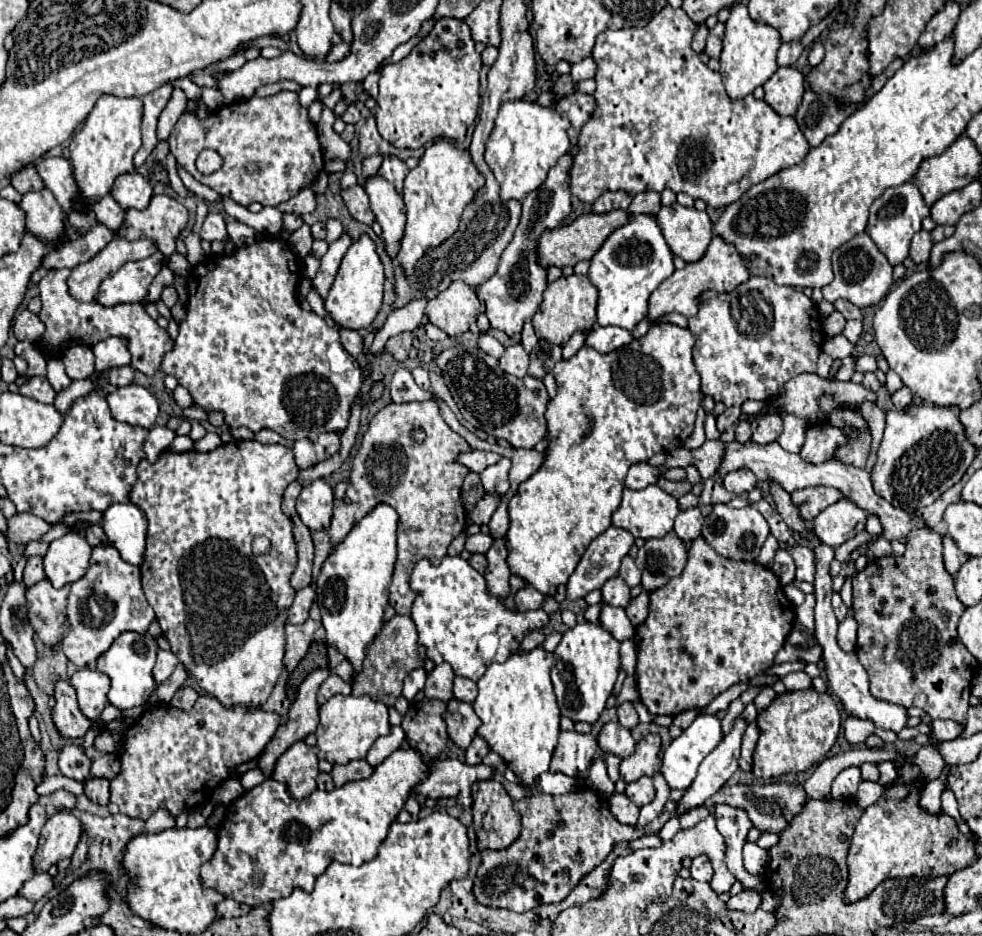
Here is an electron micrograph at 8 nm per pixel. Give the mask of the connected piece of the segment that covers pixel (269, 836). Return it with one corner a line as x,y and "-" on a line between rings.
399,748
375,768
371,778
331,792
315,790
307,800
295,800
285,784
265,780
227,806
219,826
217,852
201,868
203,886
237,902
261,906
285,898
295,888
311,892
317,876
335,860
353,866
369,862
411,790
427,778
427,770
431,770
431,762
423,760
419,750

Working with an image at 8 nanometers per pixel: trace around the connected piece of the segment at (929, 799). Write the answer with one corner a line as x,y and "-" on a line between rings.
945,766
941,776
931,780
925,786
925,790
923,790
923,796
921,796
919,804
921,804
921,808
925,808
931,814
939,814
941,812
941,794
943,794
943,790
947,786
947,774
949,774
949,766

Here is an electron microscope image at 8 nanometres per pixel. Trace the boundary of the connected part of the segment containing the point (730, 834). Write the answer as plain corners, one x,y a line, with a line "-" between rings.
717,804
715,806
715,816
717,816
717,830
723,834
727,842
727,856
725,862
735,874
735,878
743,884
743,888
757,888
763,890
763,884
759,882
759,876
749,874
743,868
743,858
741,858
741,848
747,842
747,832
753,828
751,818
747,818
747,812
743,808
727,806
727,804

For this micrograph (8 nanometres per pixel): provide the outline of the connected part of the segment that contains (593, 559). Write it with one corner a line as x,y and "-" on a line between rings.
607,528
585,550
581,562
567,582
567,598
583,598
617,576
621,558
631,550
635,538
621,528

